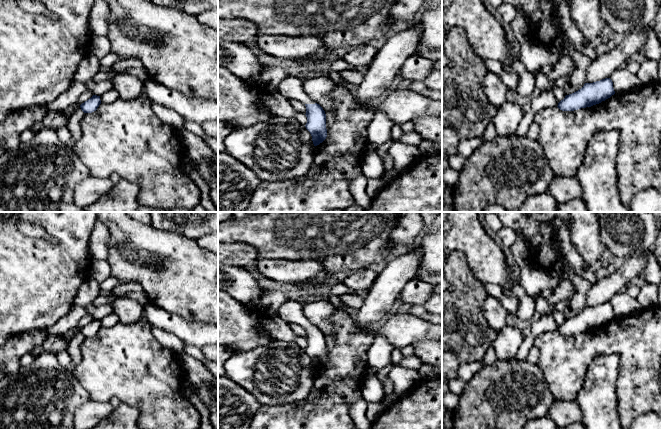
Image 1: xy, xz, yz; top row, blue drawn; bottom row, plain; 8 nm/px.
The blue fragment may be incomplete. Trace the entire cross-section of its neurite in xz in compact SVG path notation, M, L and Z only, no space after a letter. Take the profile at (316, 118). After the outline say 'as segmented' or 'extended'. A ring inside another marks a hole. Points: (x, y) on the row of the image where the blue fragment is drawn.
M289 75L279 83L276 90L285 98L297 100L306 106L305 127L312 136L314 146L317 146L327 137L326 114L323 108L307 95L304 84L304 80Z; extended

